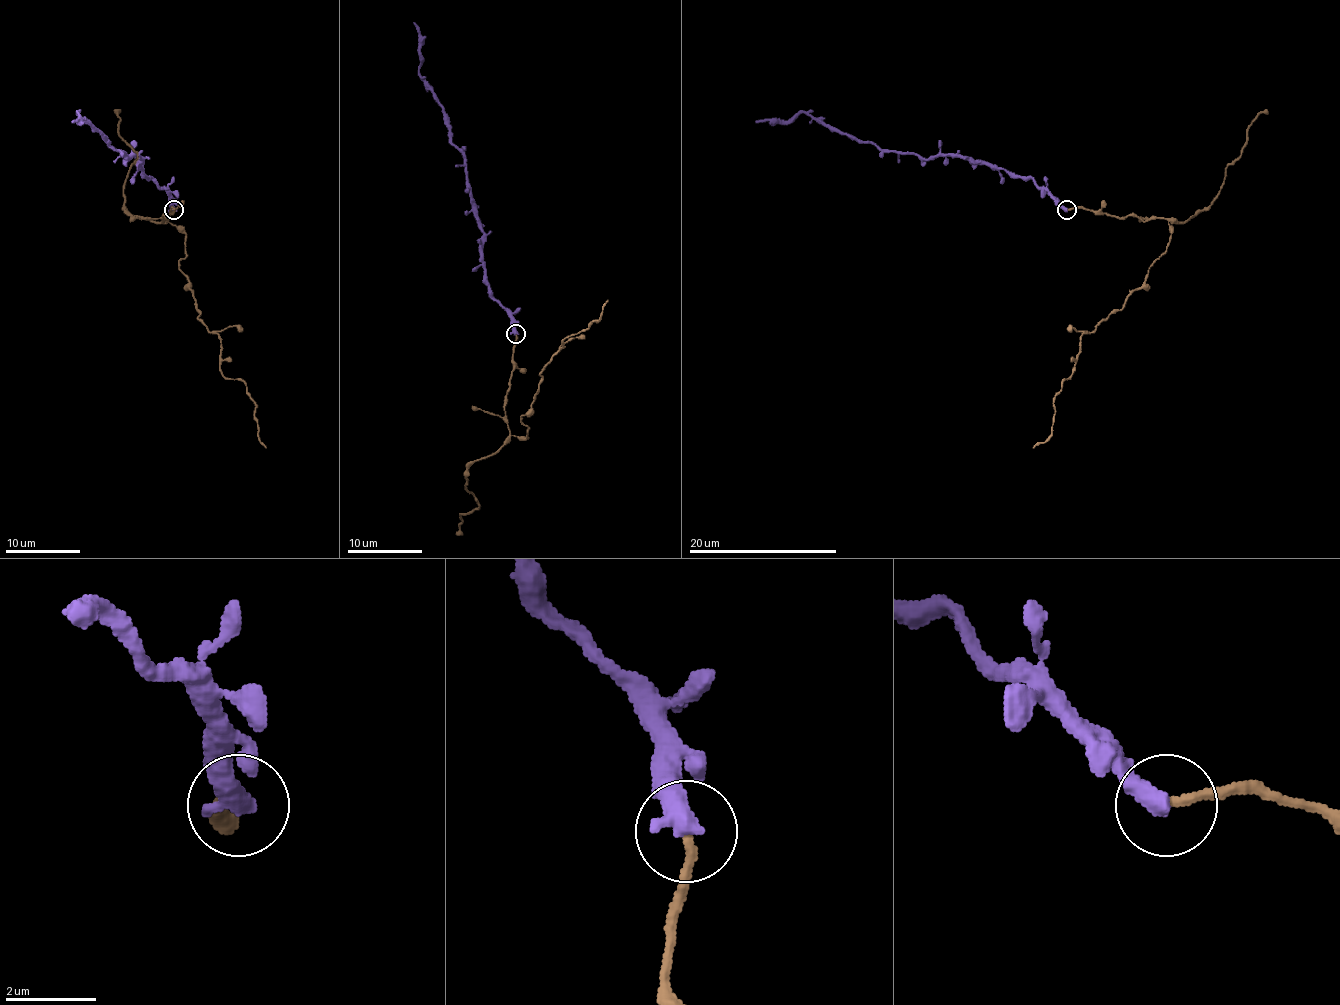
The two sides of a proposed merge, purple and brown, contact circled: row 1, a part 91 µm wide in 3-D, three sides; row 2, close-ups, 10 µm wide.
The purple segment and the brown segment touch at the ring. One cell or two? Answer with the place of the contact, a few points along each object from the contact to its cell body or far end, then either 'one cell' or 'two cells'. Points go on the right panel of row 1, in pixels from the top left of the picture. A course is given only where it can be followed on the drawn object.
(1067, 210) | purple via (1066, 210), (1031, 179), (959, 156), (920, 158), (886, 151), (832, 130), (804, 112), (786, 121), (756, 123) | brown via (1068, 210), (1163, 218), (1170, 242), (1120, 309), (1081, 337), (1076, 370), (1053, 402), (1051, 435), (1033, 448) | two cells

